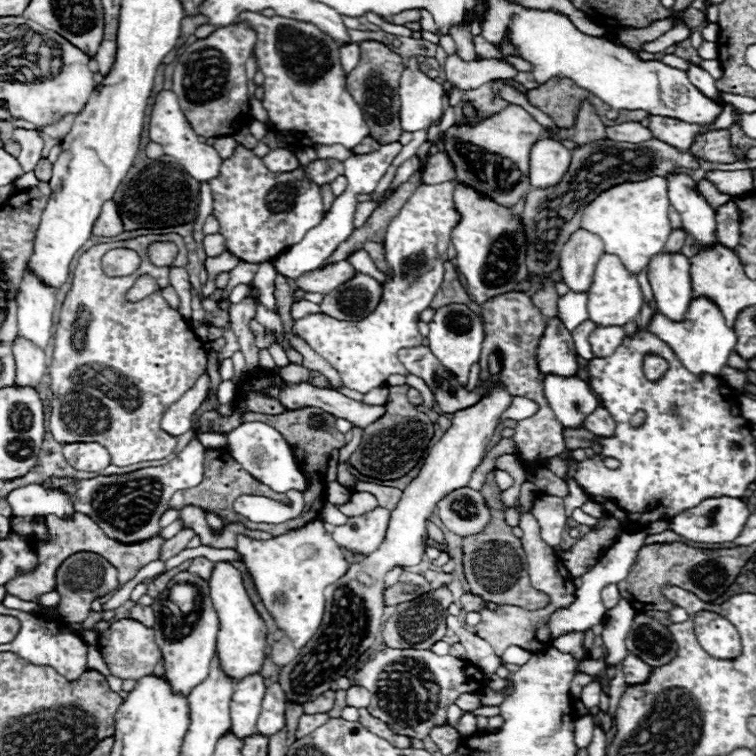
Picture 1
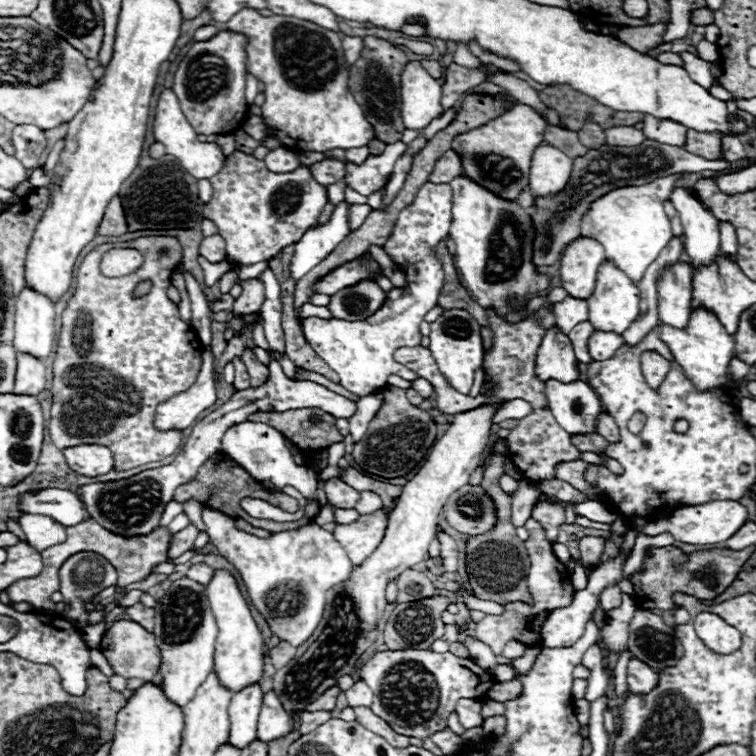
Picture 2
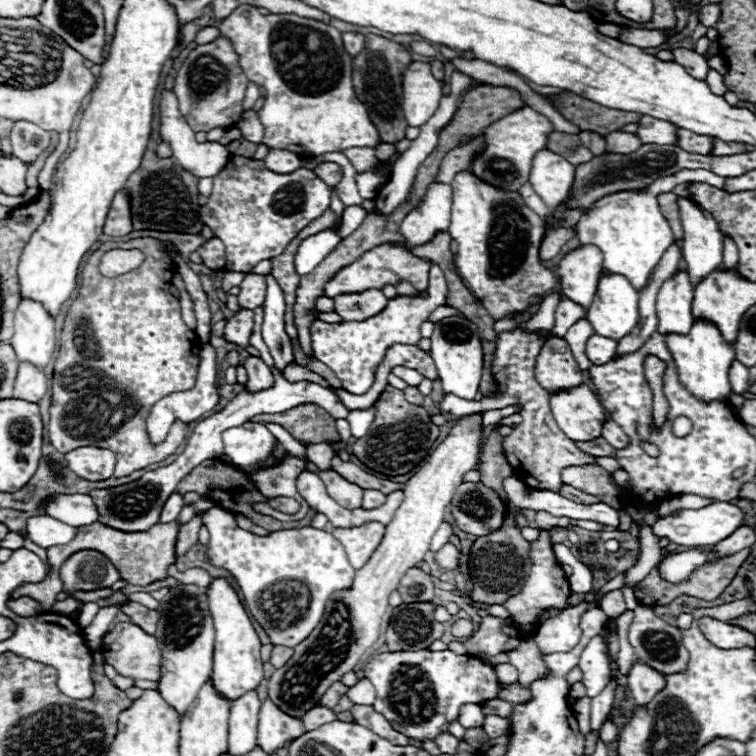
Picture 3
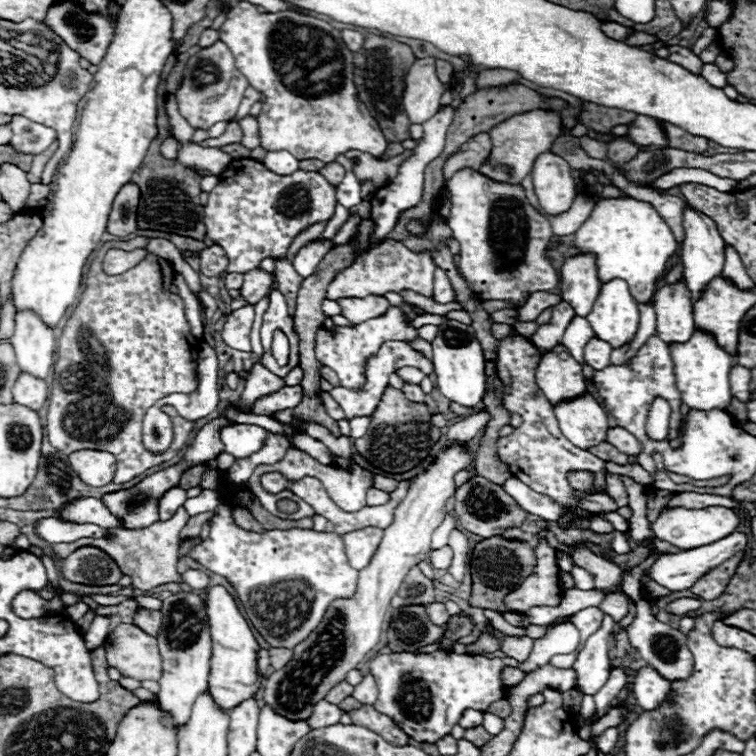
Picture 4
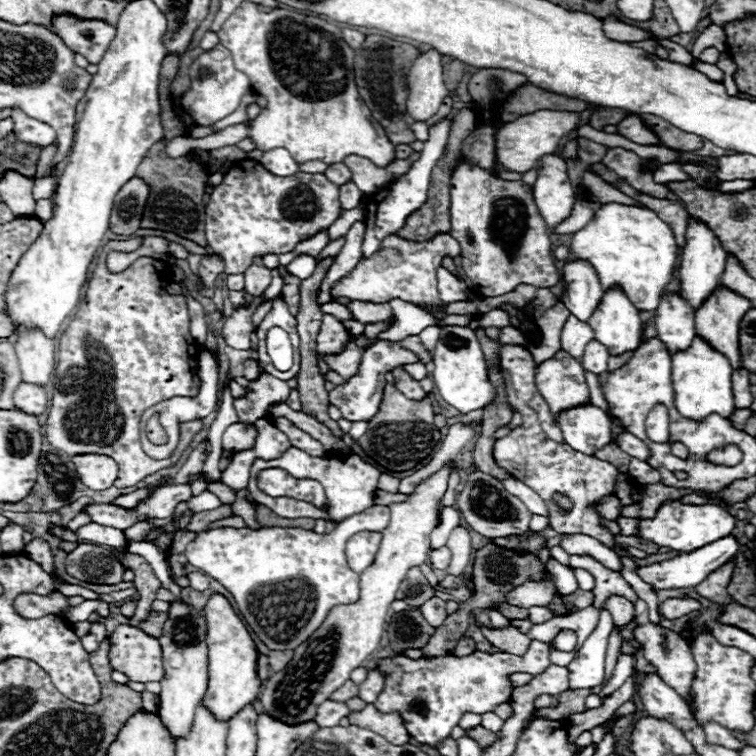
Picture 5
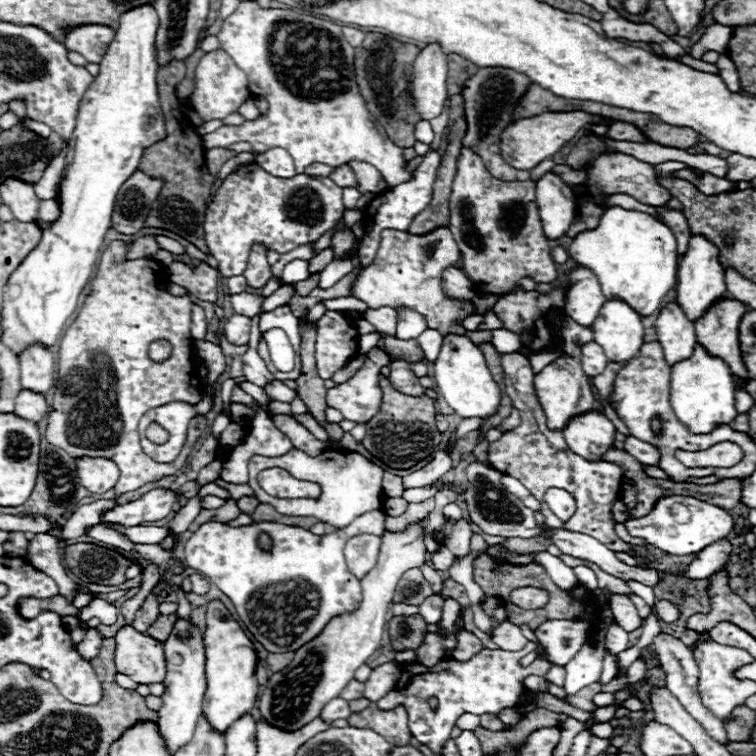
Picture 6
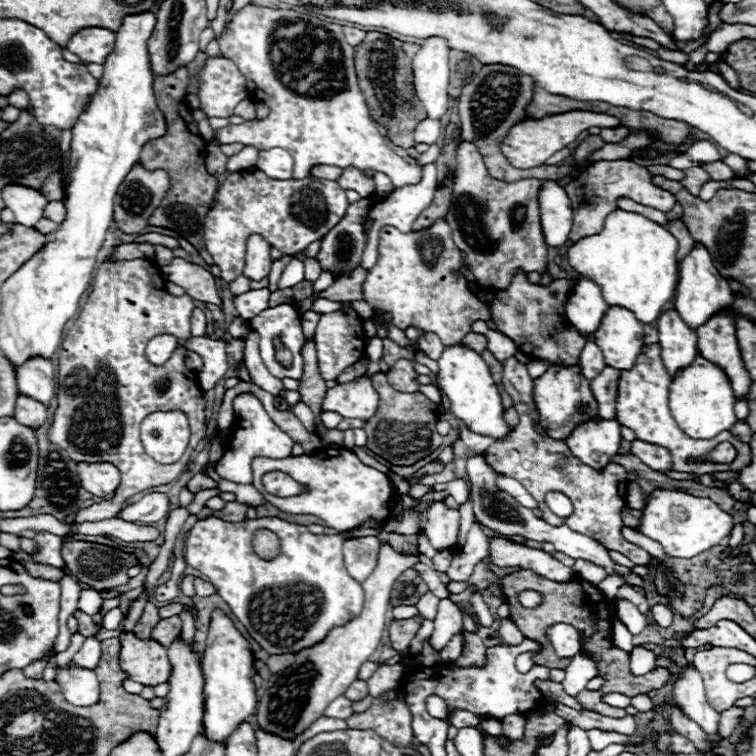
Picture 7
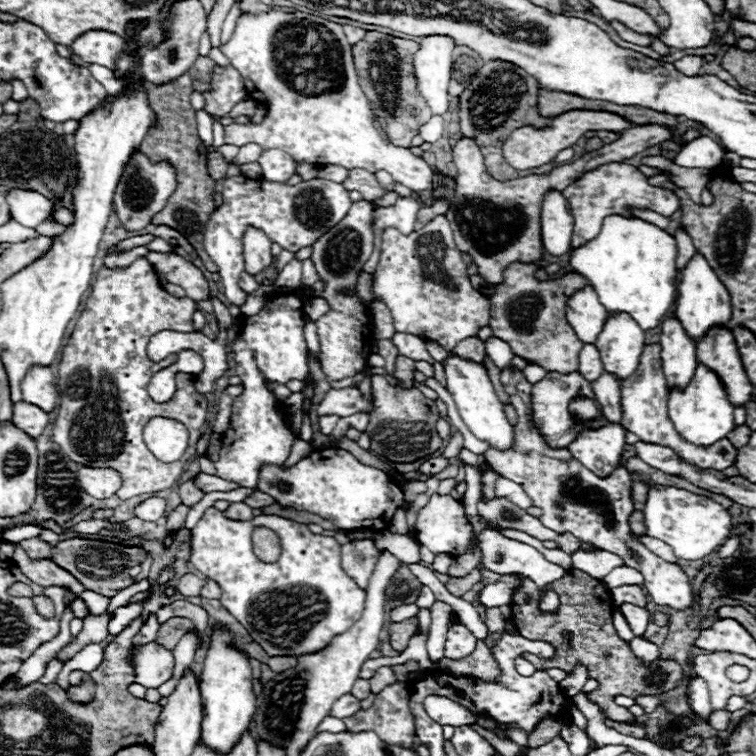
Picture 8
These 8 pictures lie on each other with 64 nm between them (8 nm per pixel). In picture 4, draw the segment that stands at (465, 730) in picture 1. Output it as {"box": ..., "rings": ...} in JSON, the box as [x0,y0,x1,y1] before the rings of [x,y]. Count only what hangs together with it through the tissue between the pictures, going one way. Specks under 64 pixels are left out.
{"box":[458,708,484,728],"rings":[[[468,708],[468,710],[464,710],[464,714],[462,714],[462,718],[460,718],[458,724],[462,728],[474,728],[474,726],[480,726],[482,724],[482,716],[484,716],[484,712],[474,710],[474,708]]]}

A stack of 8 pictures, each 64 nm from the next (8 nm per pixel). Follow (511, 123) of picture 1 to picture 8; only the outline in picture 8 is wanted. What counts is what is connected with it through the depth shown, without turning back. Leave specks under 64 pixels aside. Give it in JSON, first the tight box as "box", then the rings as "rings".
{"box":[504,110,630,170],"rings":[[[570,110],[566,114],[554,116],[552,118],[554,124],[546,126],[546,128],[534,128],[534,126],[522,126],[516,128],[508,140],[504,142],[504,158],[506,162],[516,168],[516,170],[528,170],[528,168],[538,168],[542,164],[552,162],[552,158],[564,150],[576,144],[576,140],[580,136],[584,136],[588,131],[608,130],[608,132],[622,132],[630,128],[630,122],[626,122],[624,118],[618,118],[618,114],[610,114],[610,112],[594,112],[594,110]]]}

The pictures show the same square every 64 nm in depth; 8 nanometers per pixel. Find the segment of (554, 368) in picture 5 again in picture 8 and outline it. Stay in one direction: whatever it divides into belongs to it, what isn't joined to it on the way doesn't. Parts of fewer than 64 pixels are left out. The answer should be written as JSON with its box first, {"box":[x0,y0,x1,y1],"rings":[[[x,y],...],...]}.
{"box":[532,370,594,448],"rings":[[[578,370],[572,374],[548,372],[540,382],[536,382],[532,386],[532,420],[534,420],[534,426],[540,430],[544,440],[554,448],[568,448],[568,444],[574,442],[578,432],[582,428],[590,426],[588,422],[580,422],[570,414],[568,406],[574,398],[594,398],[590,382],[586,382]]]}

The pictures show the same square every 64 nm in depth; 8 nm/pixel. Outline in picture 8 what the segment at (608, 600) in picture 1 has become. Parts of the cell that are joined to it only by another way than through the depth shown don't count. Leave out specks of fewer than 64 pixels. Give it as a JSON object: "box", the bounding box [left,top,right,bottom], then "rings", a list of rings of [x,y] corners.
{"box":[620,604,650,636],"rings":[[[622,604],[620,612],[624,614],[630,630],[634,632],[634,636],[642,636],[650,624],[650,612],[646,608],[638,608],[634,604]]]}

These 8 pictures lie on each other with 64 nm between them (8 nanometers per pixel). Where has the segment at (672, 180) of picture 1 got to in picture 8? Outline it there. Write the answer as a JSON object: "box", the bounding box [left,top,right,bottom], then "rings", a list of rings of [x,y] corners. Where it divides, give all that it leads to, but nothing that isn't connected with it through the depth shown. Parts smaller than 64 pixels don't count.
{"box":[676,252,732,340],"rings":[[[696,252],[692,260],[686,264],[686,268],[680,272],[680,284],[678,284],[678,298],[676,298],[676,318],[682,322],[684,330],[690,334],[690,338],[698,340],[704,336],[704,332],[710,326],[716,324],[728,324],[732,316],[732,298],[726,286],[720,282],[712,266],[706,262],[706,258]]]}

